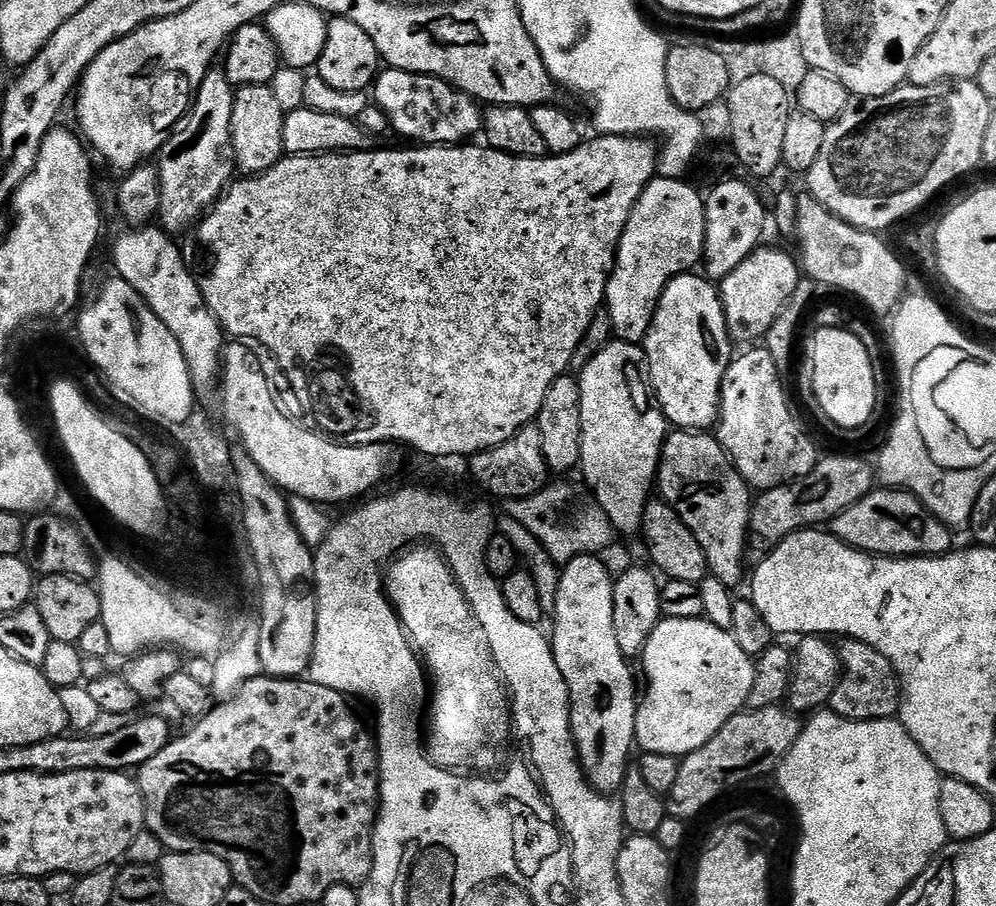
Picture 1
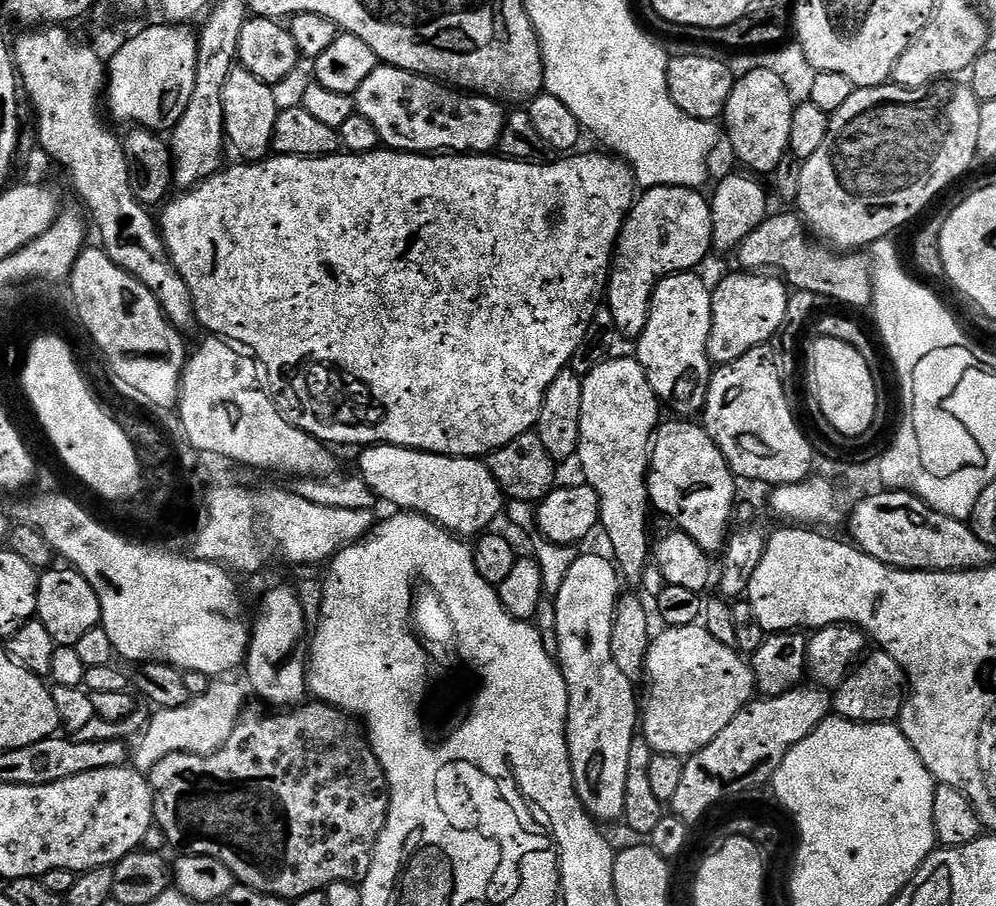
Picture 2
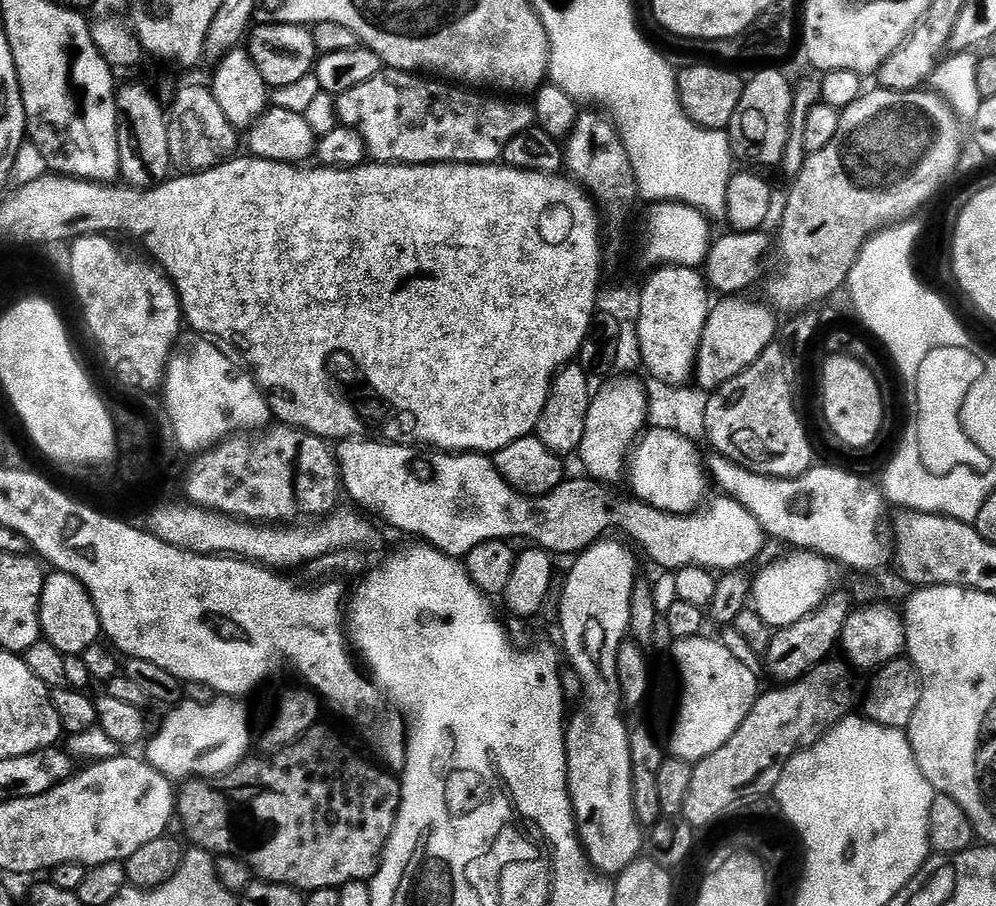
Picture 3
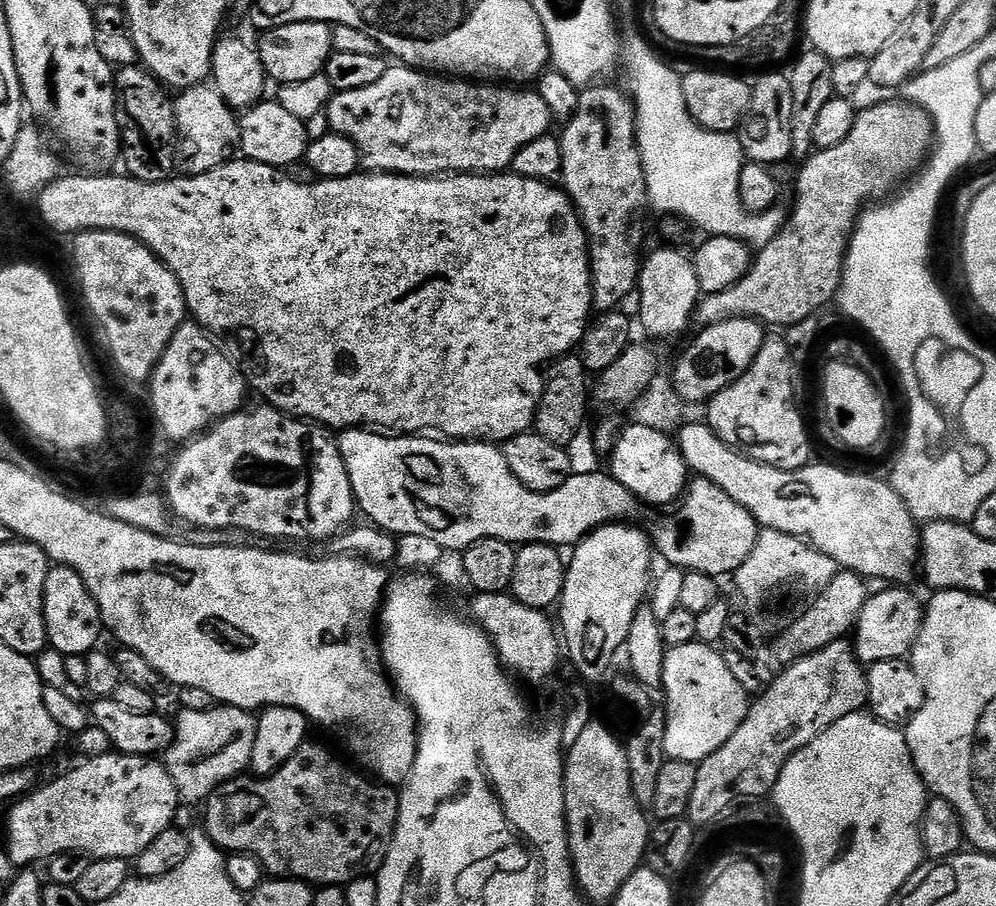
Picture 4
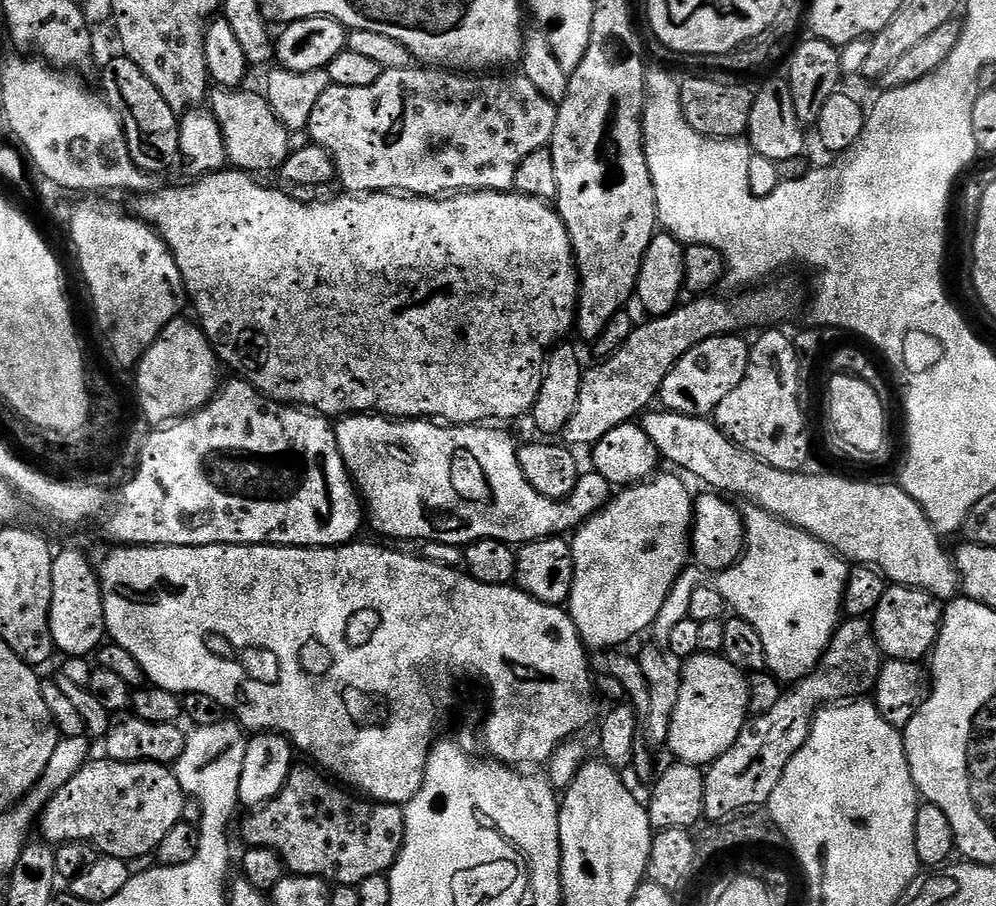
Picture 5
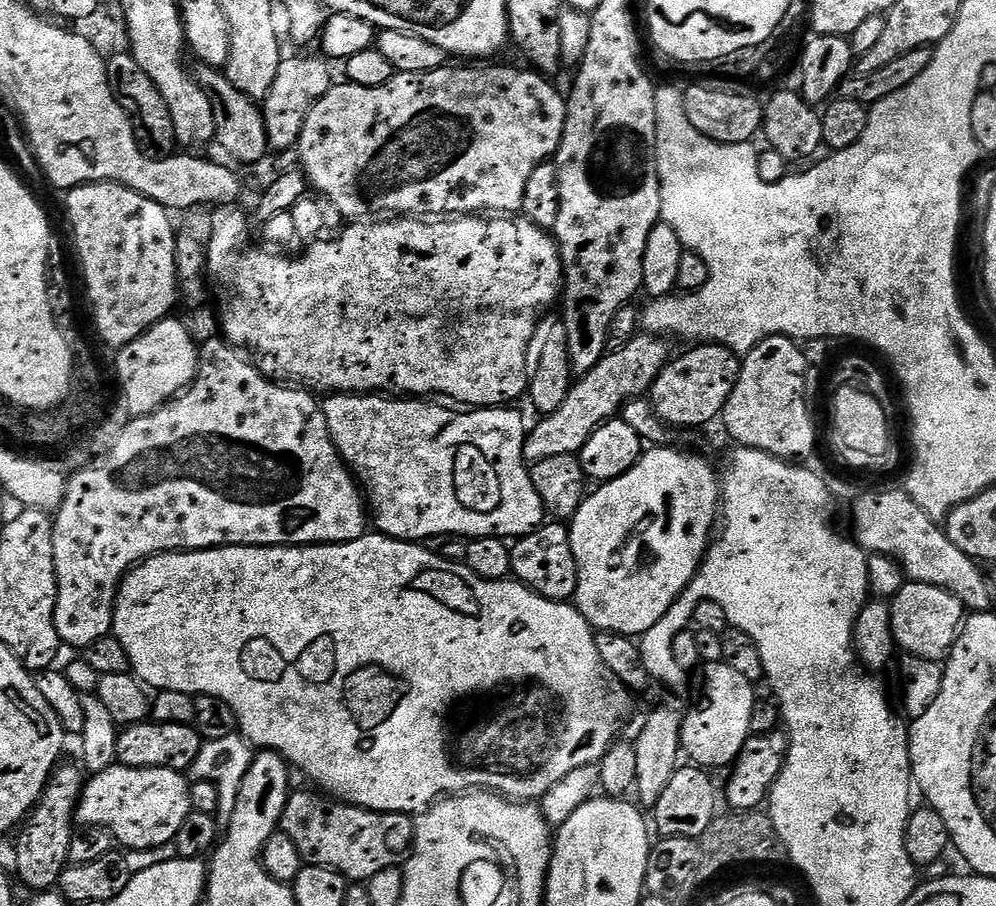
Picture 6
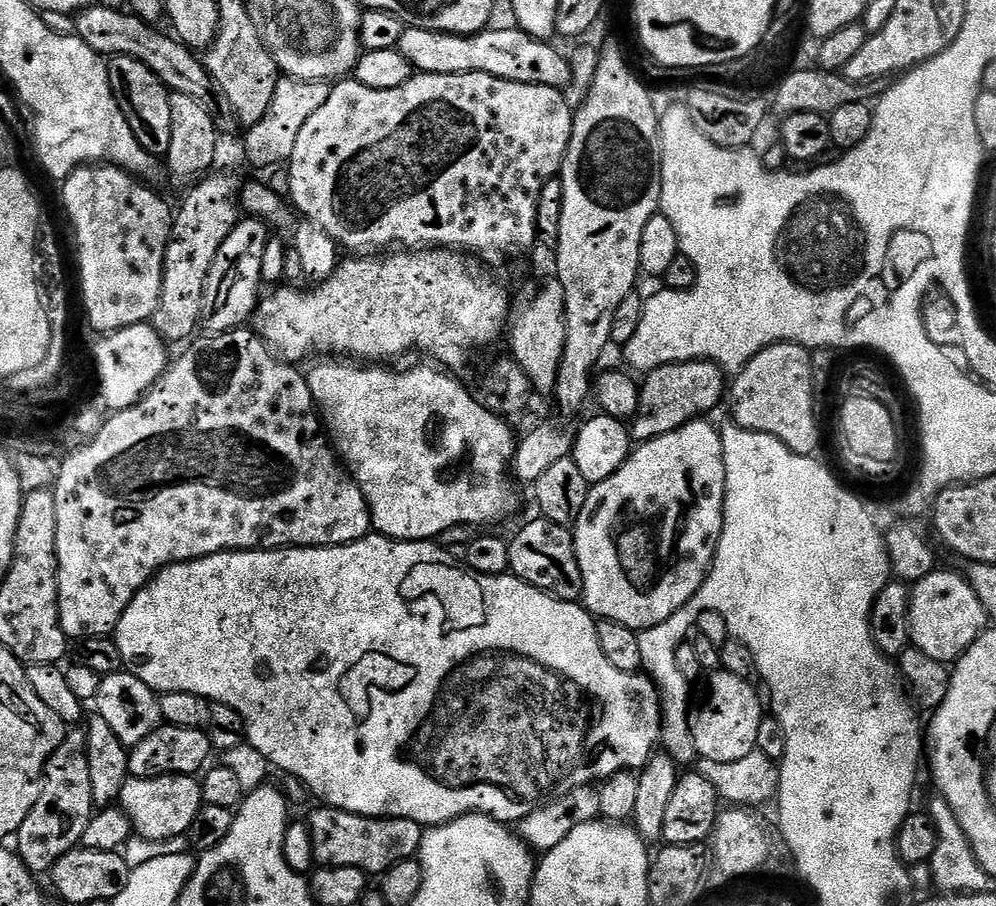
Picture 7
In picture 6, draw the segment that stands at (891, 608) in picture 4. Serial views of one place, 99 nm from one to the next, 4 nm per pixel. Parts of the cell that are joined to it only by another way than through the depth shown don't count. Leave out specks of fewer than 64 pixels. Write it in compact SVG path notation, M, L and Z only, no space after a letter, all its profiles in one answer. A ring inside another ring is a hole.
M905 582L890 603L897 649L909 656L943 661L952 651L956 637L964 626L966 609L962 601L954 598L954 594L945 588Z

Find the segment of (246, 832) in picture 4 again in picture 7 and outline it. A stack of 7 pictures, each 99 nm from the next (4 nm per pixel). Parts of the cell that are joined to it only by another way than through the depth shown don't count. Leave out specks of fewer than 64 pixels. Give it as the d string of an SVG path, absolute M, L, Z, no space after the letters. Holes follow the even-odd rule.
M316 806L306 818L306 825L312 843L312 859L317 865L325 868L354 866L366 874L379 874L398 862L413 859L419 853L425 833L422 825L413 820L359 816L327 806Z

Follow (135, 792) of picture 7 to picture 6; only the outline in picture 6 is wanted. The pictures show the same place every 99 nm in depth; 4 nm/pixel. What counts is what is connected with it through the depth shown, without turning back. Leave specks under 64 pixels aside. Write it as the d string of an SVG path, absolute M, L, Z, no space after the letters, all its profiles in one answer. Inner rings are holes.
M117 762L112 767L95 773L85 783L84 789L80 792L80 799L76 801L74 816L81 825L102 826L110 830L113 841L121 849L129 848L124 850L132 853L164 848L167 844L169 847L175 841L182 822L186 822L192 811L190 780L185 773L175 772L169 768L128 768Z

